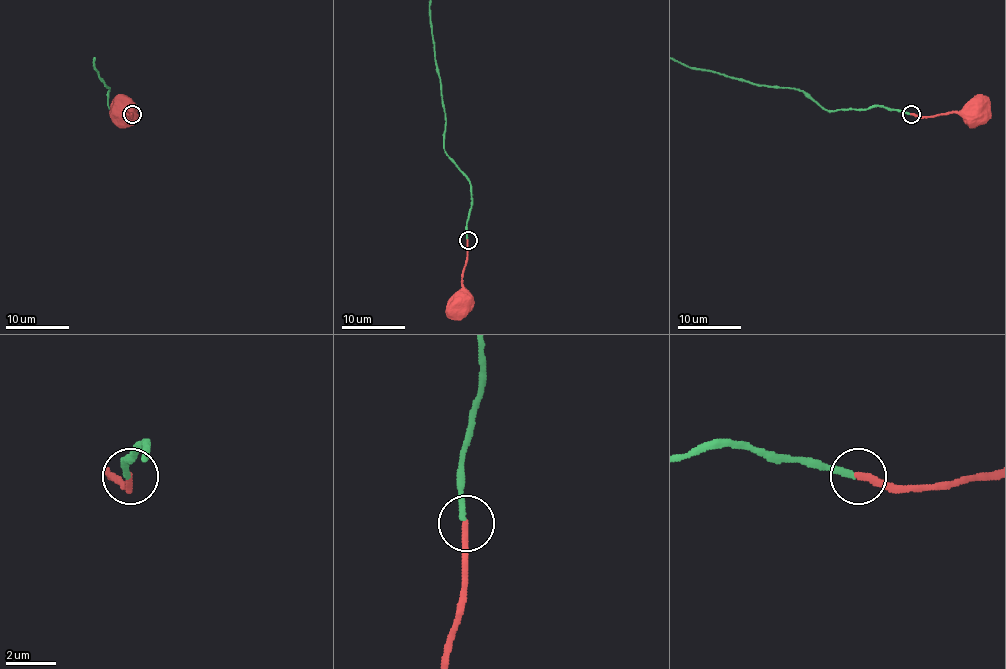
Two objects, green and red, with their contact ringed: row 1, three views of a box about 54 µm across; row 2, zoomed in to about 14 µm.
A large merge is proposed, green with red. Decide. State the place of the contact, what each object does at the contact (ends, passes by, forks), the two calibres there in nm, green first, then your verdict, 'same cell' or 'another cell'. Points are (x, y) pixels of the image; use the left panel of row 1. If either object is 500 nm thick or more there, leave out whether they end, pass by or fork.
place (132, 114); green ends; red ends; calibres 240 and 300 nm; another cell

